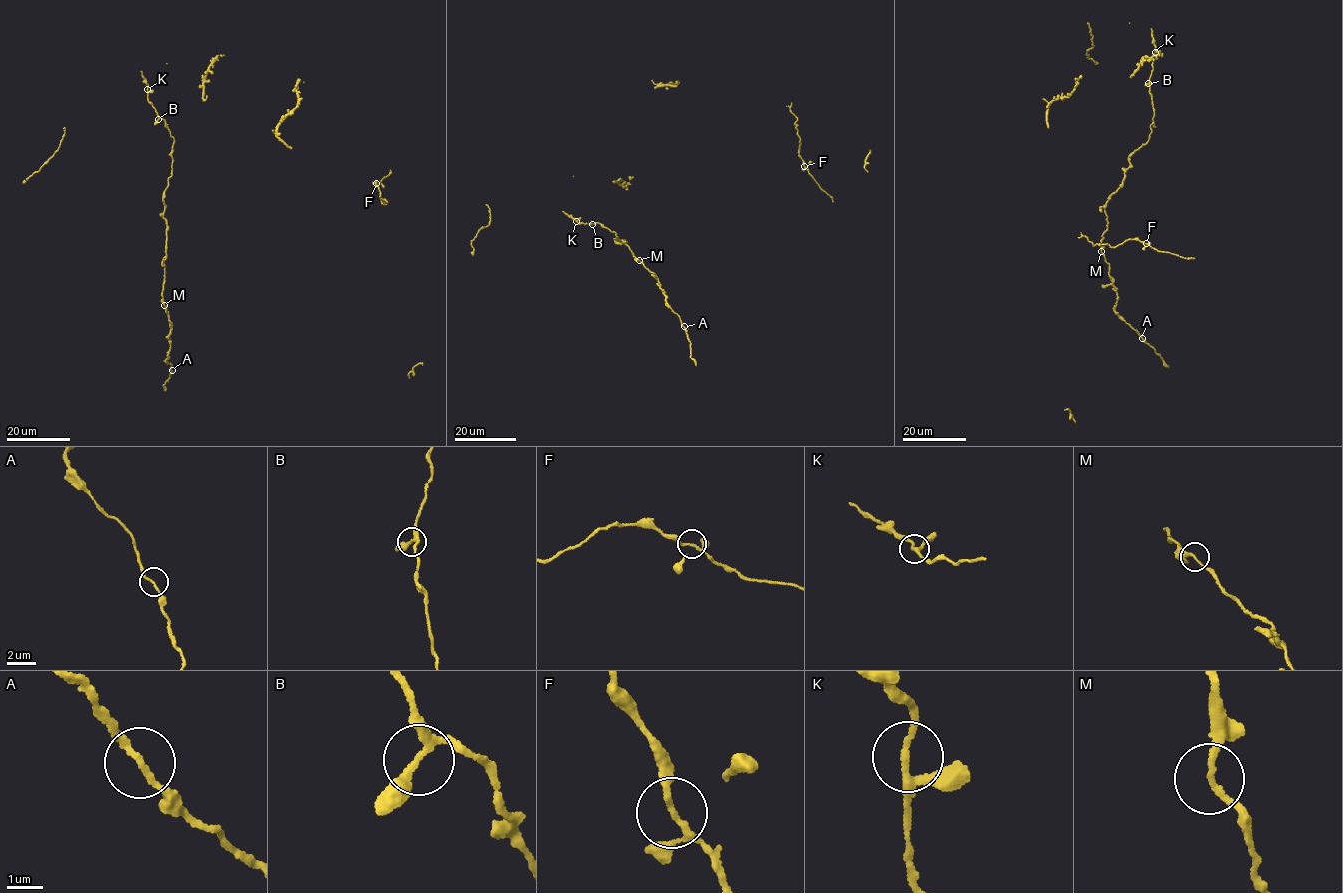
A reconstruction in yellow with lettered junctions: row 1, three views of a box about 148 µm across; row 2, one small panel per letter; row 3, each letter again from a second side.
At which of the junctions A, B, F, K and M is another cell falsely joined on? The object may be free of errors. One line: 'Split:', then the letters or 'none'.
Split: none

